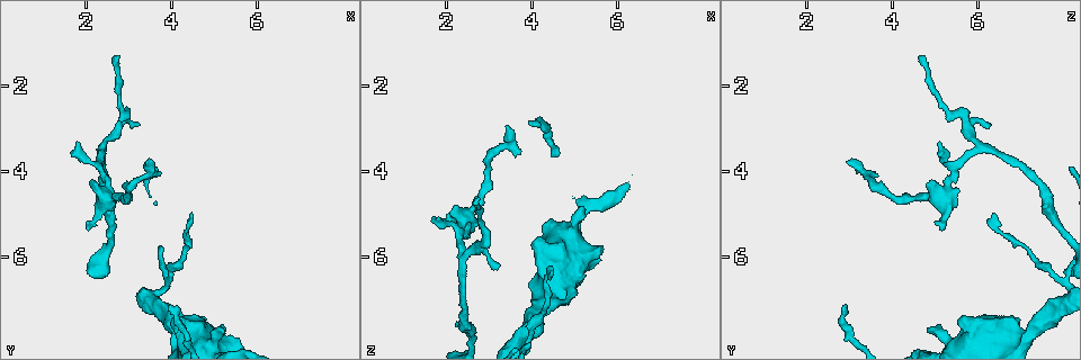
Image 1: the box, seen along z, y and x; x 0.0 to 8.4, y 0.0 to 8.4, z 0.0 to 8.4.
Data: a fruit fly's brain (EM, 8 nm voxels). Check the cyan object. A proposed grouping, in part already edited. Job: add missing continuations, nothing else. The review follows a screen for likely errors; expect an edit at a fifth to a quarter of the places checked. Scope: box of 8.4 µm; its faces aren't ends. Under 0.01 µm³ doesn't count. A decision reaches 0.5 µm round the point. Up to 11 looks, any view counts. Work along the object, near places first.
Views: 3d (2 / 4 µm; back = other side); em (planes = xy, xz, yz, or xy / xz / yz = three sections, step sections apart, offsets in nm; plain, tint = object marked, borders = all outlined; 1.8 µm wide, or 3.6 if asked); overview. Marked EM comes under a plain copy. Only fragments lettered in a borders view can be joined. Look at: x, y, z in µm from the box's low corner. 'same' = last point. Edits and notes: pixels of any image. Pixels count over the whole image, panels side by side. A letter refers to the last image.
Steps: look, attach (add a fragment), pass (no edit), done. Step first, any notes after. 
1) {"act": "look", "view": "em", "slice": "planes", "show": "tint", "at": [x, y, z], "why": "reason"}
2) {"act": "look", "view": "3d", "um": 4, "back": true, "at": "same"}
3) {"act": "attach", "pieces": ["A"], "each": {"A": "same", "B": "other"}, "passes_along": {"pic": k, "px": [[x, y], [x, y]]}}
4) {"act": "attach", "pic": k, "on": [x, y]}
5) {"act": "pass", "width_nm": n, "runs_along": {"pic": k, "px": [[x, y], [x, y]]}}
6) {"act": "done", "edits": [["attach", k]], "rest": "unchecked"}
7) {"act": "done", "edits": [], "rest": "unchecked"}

{"act": "look", "view": "3d", "um": 2, "at": [1.85, 3.25, 5.15]}

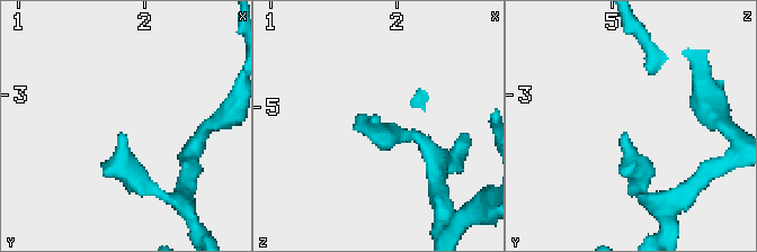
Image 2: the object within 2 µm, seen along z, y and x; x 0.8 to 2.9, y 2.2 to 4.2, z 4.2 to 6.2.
{"act": "look", "view": "em", "slice": "planes", "show": "borders", "at": [1.80, 3.28, 5.12], "why": "shape alone is not enough"}

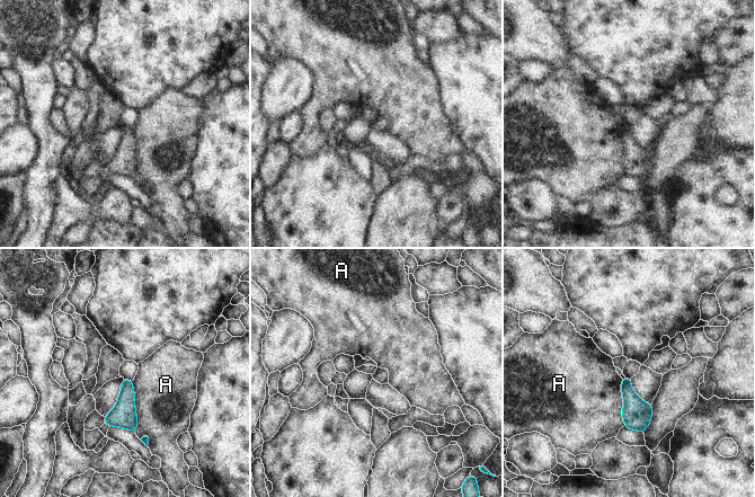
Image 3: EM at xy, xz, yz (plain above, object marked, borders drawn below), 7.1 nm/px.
{"act": "pass", "longest_contact_nm": ["A", 380], "each": {"A": "other"}, "border": {"pic": 3, "px": [[131, 381], [134, 395], [136, 432]]}, "found": "no lettered fragment goes on from it"}

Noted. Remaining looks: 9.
{"act": "look", "view": "em", "slice": "planes", "show": "borders", "at": [3.00, 2.95, 6.30], "why": "thin end"}

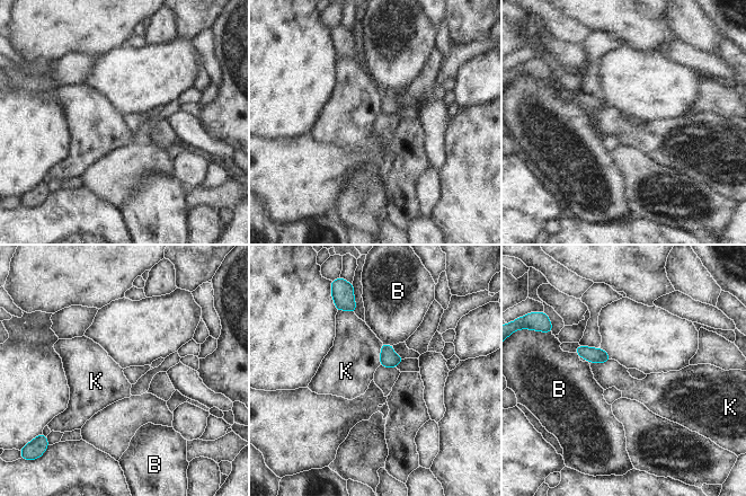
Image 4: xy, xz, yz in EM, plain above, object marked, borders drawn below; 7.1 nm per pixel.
{"act": "pass", "longest_contact_nm": ["K", 160], "each": {"B": "other", "K": "other"}, "border": {"pic": 4, "px": [[382, 343], [380, 364]]}, "found": "no lettered fragment goes on from it"}

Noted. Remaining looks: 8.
{"act": "look", "view": "em", "slice": "planes", "show": "borders", "at": [4.50, 4.95, 6.35]}

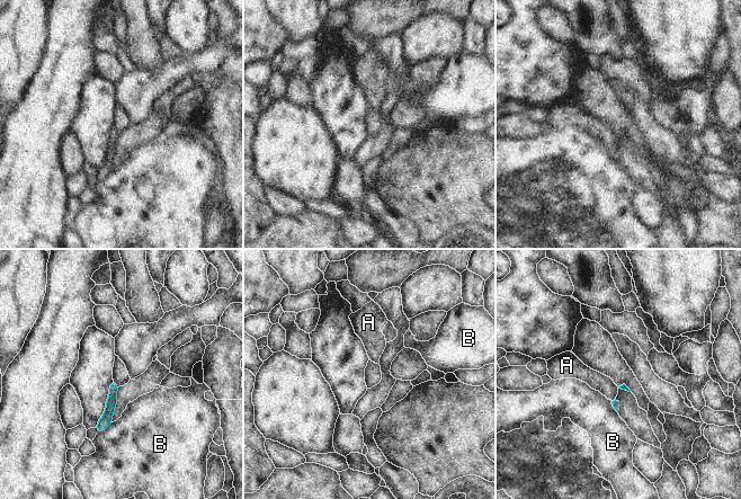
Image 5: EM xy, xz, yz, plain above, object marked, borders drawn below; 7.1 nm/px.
{"act": "attach", "pieces": ["A"], "each": {"A": "same", "B": "other"}, "found": "the neuron continues"}

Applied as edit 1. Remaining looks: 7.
{"act": "look", "view": "overview"}

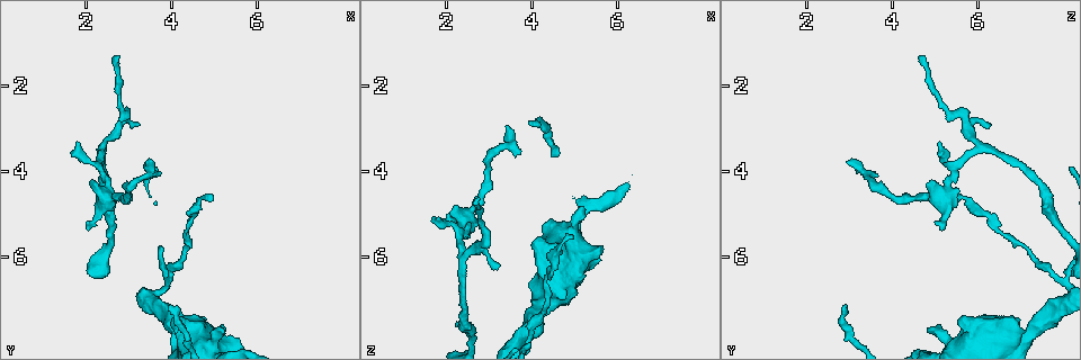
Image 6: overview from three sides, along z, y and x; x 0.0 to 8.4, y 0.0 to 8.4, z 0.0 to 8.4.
{"act": "look", "view": "3d", "um": 2, "at": [3.90, 7.15, 2.85], "why": "end of a long branch"}

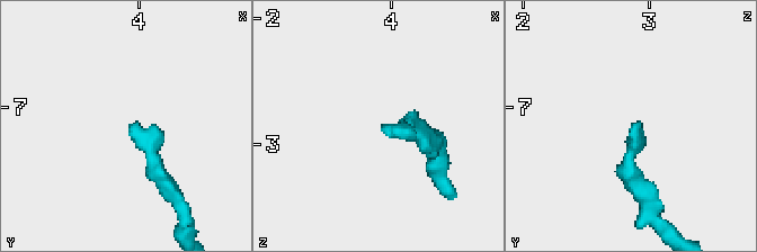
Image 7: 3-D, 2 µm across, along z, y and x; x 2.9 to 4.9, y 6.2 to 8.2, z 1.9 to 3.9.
{"act": "look", "view": "em", "slice": "planes", "show": "borders", "at": [3.94, 7.14, 2.84], "why": "need the tissue"}

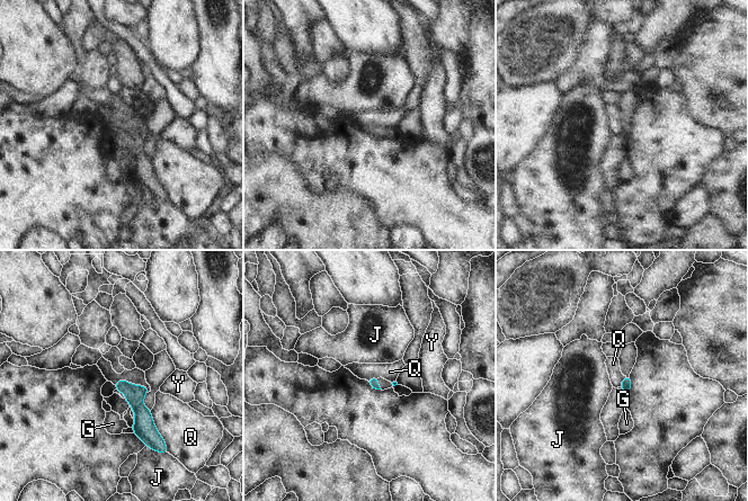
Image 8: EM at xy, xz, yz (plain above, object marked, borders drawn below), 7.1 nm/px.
{"act": "pass", "each": {"G": "other", "J": "other", "Q": "other", "Y": "other"}, "found": "none of them fits"}

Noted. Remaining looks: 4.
{"act": "done", "edits": [["attach", 5]], "rest": "unchecked"}

